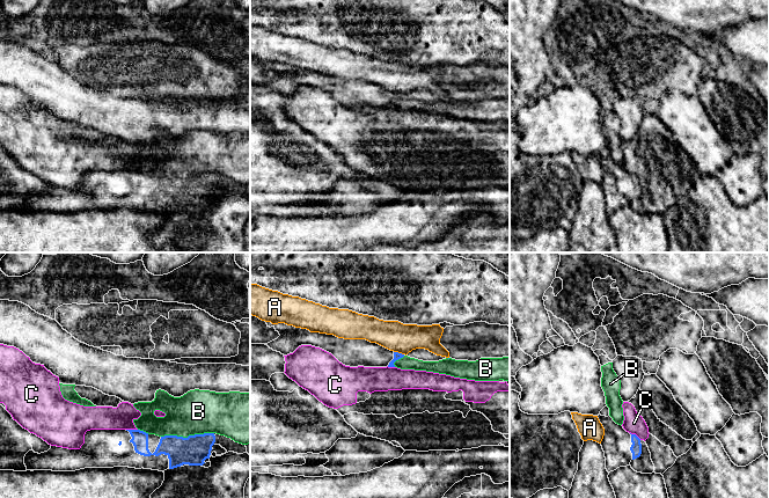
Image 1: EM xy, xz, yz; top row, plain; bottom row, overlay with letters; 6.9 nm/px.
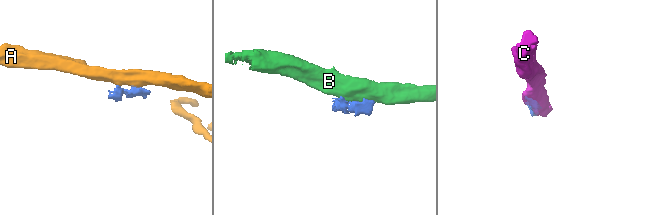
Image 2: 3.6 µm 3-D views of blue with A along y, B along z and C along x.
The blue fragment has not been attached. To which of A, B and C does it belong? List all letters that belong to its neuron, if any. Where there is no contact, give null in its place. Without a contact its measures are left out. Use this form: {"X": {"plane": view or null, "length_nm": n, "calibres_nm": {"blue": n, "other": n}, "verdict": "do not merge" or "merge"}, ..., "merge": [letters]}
{"A": {"plane": "xz", "length_nm": 80, "calibres_nm": {"blue": 50, "other": 200}, "verdict": "do not merge"}, "B": {"plane": "xy", "length_nm": 360, "calibres_nm": {"blue": 200, "other": 300}, "verdict": "do not merge"}, "C": {"plane": "xy", "length_nm": 80, "calibres_nm": {"blue": 110, "other": 160}, "verdict": "do not merge"}, "merge": []}

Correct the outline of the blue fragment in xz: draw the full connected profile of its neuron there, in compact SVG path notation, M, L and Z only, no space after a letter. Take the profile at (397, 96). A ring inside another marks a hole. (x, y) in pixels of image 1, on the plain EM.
M285 64L266 65L273 67L280 76L265 86L284 96L293 94L301 86L312 86L331 94L339 103L350 108L395 108L394 103L405 96L366 80L344 80Z

